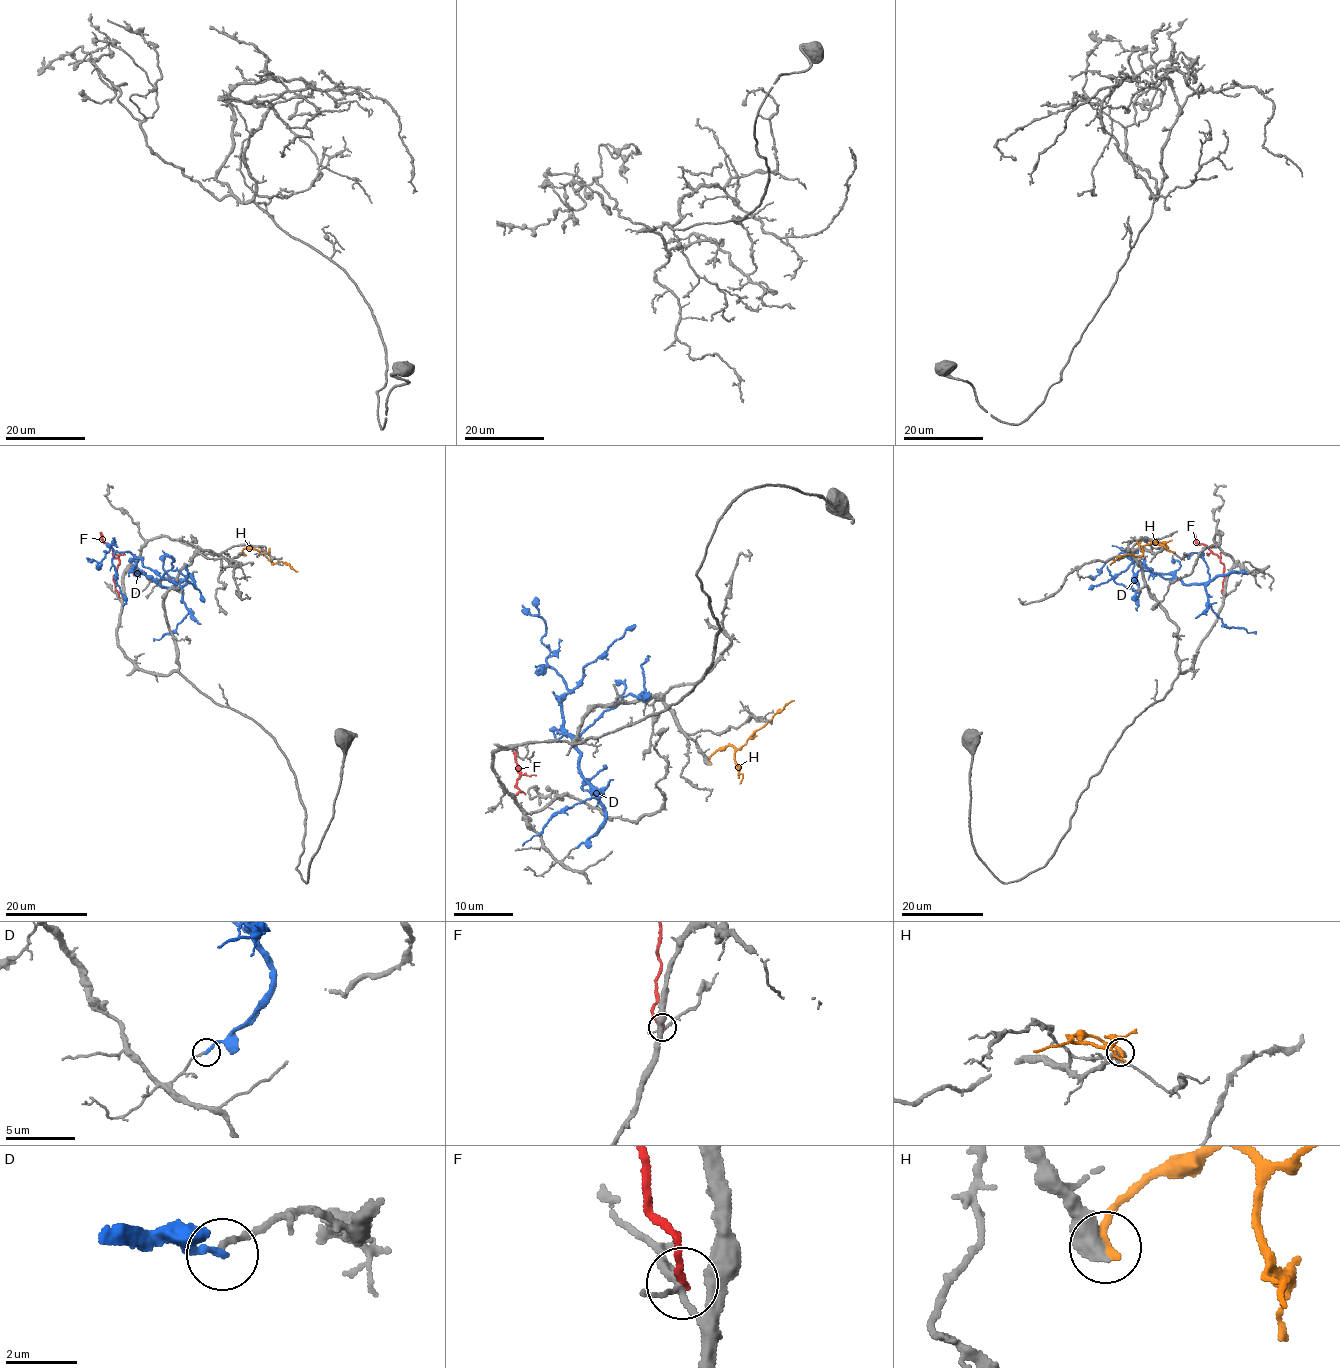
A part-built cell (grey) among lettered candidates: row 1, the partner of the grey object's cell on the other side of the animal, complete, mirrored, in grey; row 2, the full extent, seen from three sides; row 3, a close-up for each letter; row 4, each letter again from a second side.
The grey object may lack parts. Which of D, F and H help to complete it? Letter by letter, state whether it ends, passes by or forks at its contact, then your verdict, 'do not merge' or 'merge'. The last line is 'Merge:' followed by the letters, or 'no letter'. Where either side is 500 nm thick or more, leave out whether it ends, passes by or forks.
D: it ends; do not merge
F: it ends; do not merge
H: do not merge
Merge: no letter

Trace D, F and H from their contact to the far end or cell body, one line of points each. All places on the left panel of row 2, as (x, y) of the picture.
D: (174, 582), (189, 583), (161, 586), (134, 570), (137, 559), (129, 552), (110, 545), (96, 565)
F: (119, 597), (113, 577), (120, 560), (113, 556), (100, 531)
H: (243, 554), (245, 548), (256, 548), (268, 554), (273, 564), (282, 561), (297, 571)

